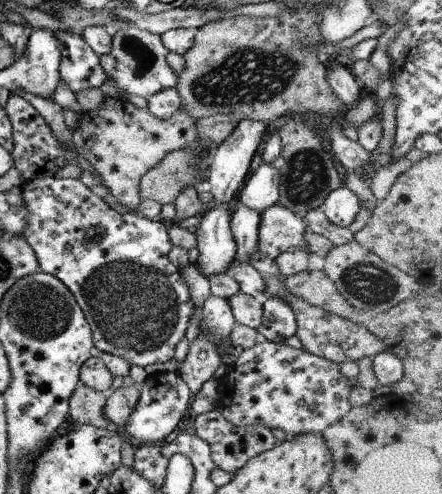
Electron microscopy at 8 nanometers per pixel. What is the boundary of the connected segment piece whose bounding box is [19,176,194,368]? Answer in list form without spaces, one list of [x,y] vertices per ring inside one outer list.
[[[44,176],[22,184],[19,188],[19,193],[21,194],[23,203],[25,204],[25,210],[27,211],[27,219],[25,220],[27,225],[23,228],[23,236],[36,253],[39,270],[53,274],[74,295],[78,306],[80,306],[86,317],[86,322],[90,325],[95,351],[119,356],[130,366],[138,365],[142,368],[146,368],[148,365],[154,363],[165,363],[174,358],[177,342],[180,342],[180,339],[185,336],[194,305],[191,301],[188,285],[182,278],[181,269],[176,268],[168,258],[168,253],[173,247],[168,234],[168,224],[163,221],[153,221],[141,217],[136,212],[119,213],[103,198],[93,193],[80,179]]]

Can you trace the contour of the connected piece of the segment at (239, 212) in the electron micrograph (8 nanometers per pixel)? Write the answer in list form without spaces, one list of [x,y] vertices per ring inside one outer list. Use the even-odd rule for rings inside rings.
[[[243,205],[232,211],[230,228],[236,243],[235,260],[238,263],[249,263],[253,253],[257,252],[260,219],[259,212]]]

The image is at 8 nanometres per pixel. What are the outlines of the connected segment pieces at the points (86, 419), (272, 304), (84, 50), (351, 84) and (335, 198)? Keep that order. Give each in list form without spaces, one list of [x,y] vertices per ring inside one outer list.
[[[79,382],[69,400],[69,414],[74,422],[89,424],[107,431],[120,431],[104,412],[107,397]]]
[[[280,297],[263,300],[263,319],[257,331],[266,341],[281,342],[297,332],[297,320],[290,303]]]
[[[53,31],[59,43],[60,80],[74,94],[84,88],[100,88],[108,78],[100,65],[100,56],[88,46],[81,35],[72,31]]]
[[[336,57],[334,61],[327,66],[326,76],[331,89],[335,95],[345,104],[346,108],[355,105],[359,96],[362,95],[362,90],[358,88],[358,84],[350,72],[350,66],[346,62],[338,62]]]
[[[348,187],[333,190],[324,201],[322,210],[330,222],[349,227],[361,209],[360,199]]]

